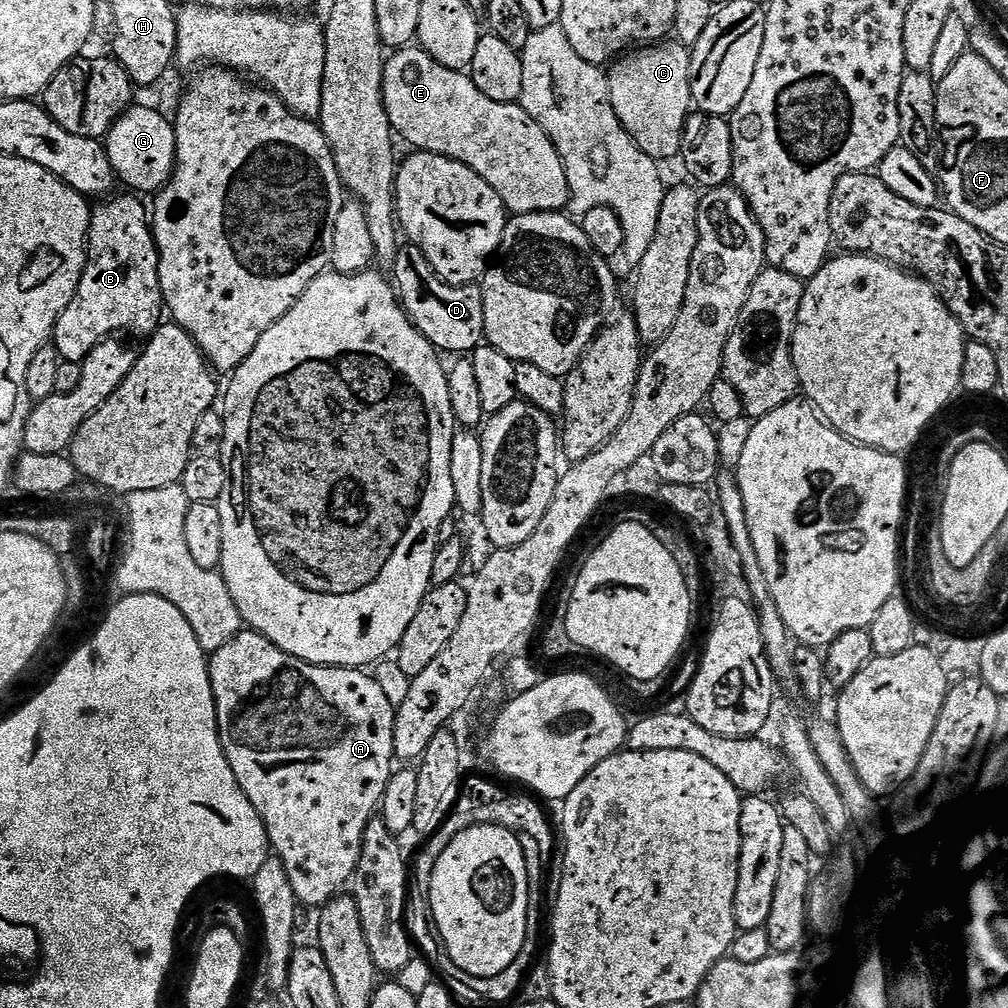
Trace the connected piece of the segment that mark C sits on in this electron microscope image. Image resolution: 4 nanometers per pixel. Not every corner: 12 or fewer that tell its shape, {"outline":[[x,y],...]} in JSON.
{"outline":[[635,49],[607,73],[614,114],[657,162],[681,155],[691,51]]}

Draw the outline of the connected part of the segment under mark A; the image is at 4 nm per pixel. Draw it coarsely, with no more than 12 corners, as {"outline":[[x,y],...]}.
{"outline":[[211,653],[220,745],[297,905],[351,881],[392,777],[375,675]]}

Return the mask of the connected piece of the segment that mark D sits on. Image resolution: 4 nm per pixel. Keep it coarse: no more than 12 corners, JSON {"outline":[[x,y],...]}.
{"outline":[[414,246],[391,261],[408,319],[441,353],[484,335],[482,291],[448,284]]}

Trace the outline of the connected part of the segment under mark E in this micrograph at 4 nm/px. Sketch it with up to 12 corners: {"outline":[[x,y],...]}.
{"outline":[[419,46],[384,62],[392,131],[474,170],[509,213],[568,208],[519,103]]}

